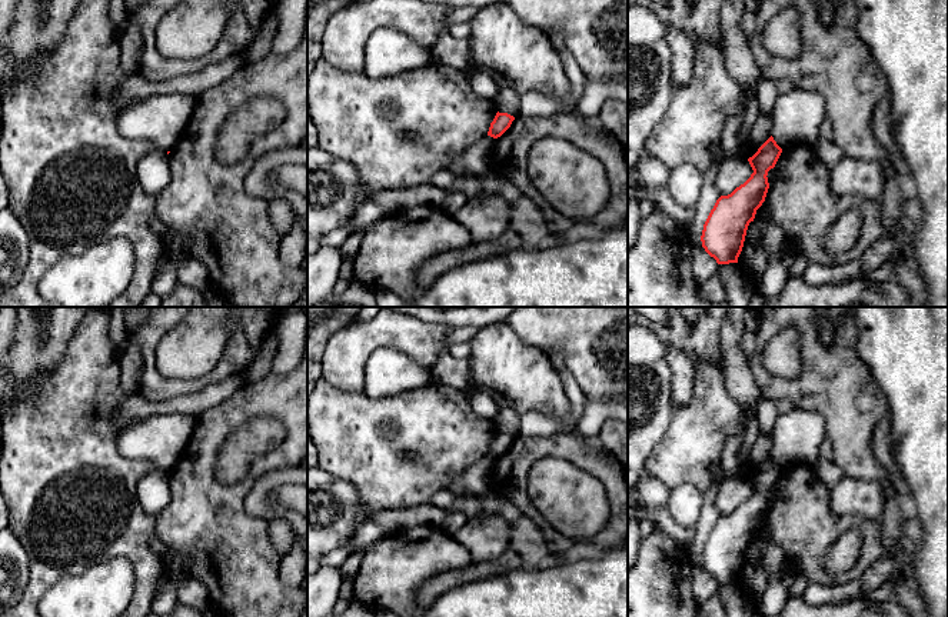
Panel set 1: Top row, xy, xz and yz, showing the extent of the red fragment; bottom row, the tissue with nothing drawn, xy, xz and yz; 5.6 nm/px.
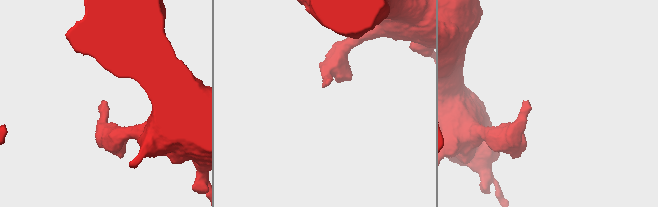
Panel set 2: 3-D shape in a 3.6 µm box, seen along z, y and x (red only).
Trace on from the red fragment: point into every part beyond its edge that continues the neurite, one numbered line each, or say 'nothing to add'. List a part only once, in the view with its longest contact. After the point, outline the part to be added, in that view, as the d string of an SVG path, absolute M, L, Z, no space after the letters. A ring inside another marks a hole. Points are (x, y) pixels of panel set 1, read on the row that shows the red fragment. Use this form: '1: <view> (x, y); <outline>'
nothing to add

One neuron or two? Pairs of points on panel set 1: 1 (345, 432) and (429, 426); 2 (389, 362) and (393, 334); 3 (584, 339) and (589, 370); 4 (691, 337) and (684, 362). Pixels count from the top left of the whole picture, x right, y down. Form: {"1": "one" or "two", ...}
{"1": "one", "2": "two", "3": "one", "4": "two"}

